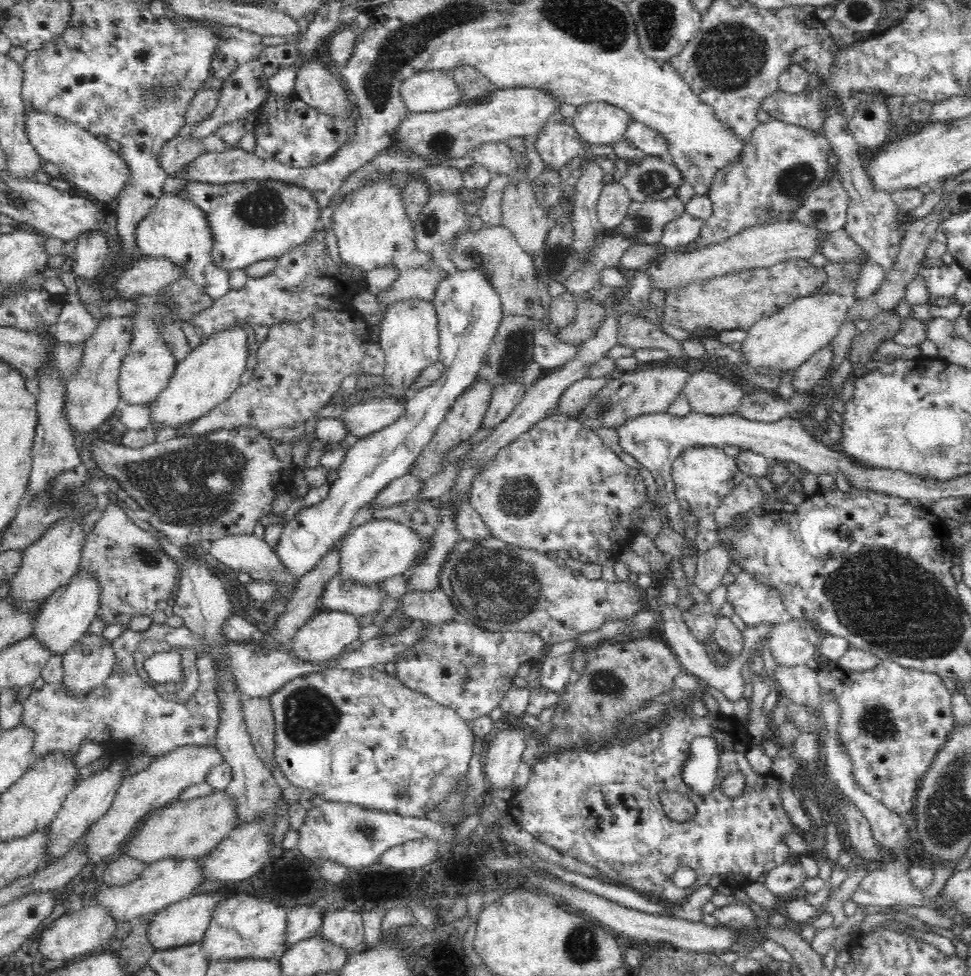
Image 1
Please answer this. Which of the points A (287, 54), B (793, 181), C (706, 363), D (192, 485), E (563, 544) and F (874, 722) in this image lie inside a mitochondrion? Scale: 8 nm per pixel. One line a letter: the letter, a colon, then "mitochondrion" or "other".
A: other
B: mitochondrion
C: other
D: mitochondrion
E: other
F: mitochondrion

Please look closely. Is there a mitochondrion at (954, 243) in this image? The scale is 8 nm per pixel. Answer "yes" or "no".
no

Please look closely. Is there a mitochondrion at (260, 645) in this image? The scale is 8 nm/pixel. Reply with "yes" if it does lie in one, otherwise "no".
no

